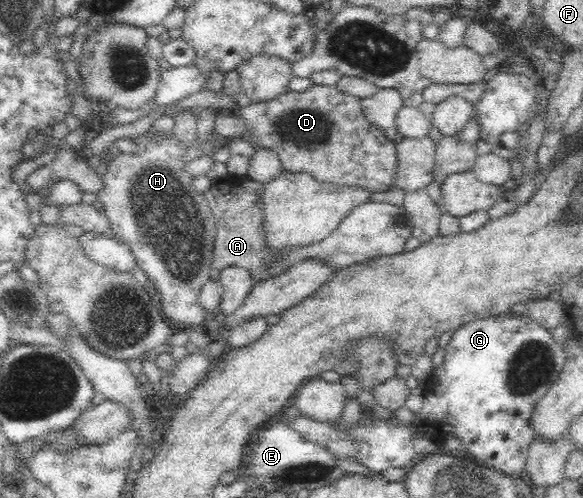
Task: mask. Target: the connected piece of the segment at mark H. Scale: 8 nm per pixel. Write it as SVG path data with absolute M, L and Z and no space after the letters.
M146 130L134 139L134 151L124 153L115 152L115 157L107 163L107 171L100 176L101 185L95 191L104 217L108 220L111 232L119 240L130 245L137 266L142 269L148 282L155 288L157 299L162 312L172 322L176 329L203 330L204 321L209 314L201 306L198 291L210 277L211 261L216 235L216 218L206 196L198 193L192 184L193 177L186 170L186 165L197 157L214 155L218 149L227 145L228 138L212 131L207 138L196 137L191 144L180 142L172 131L168 135L152 135Z

